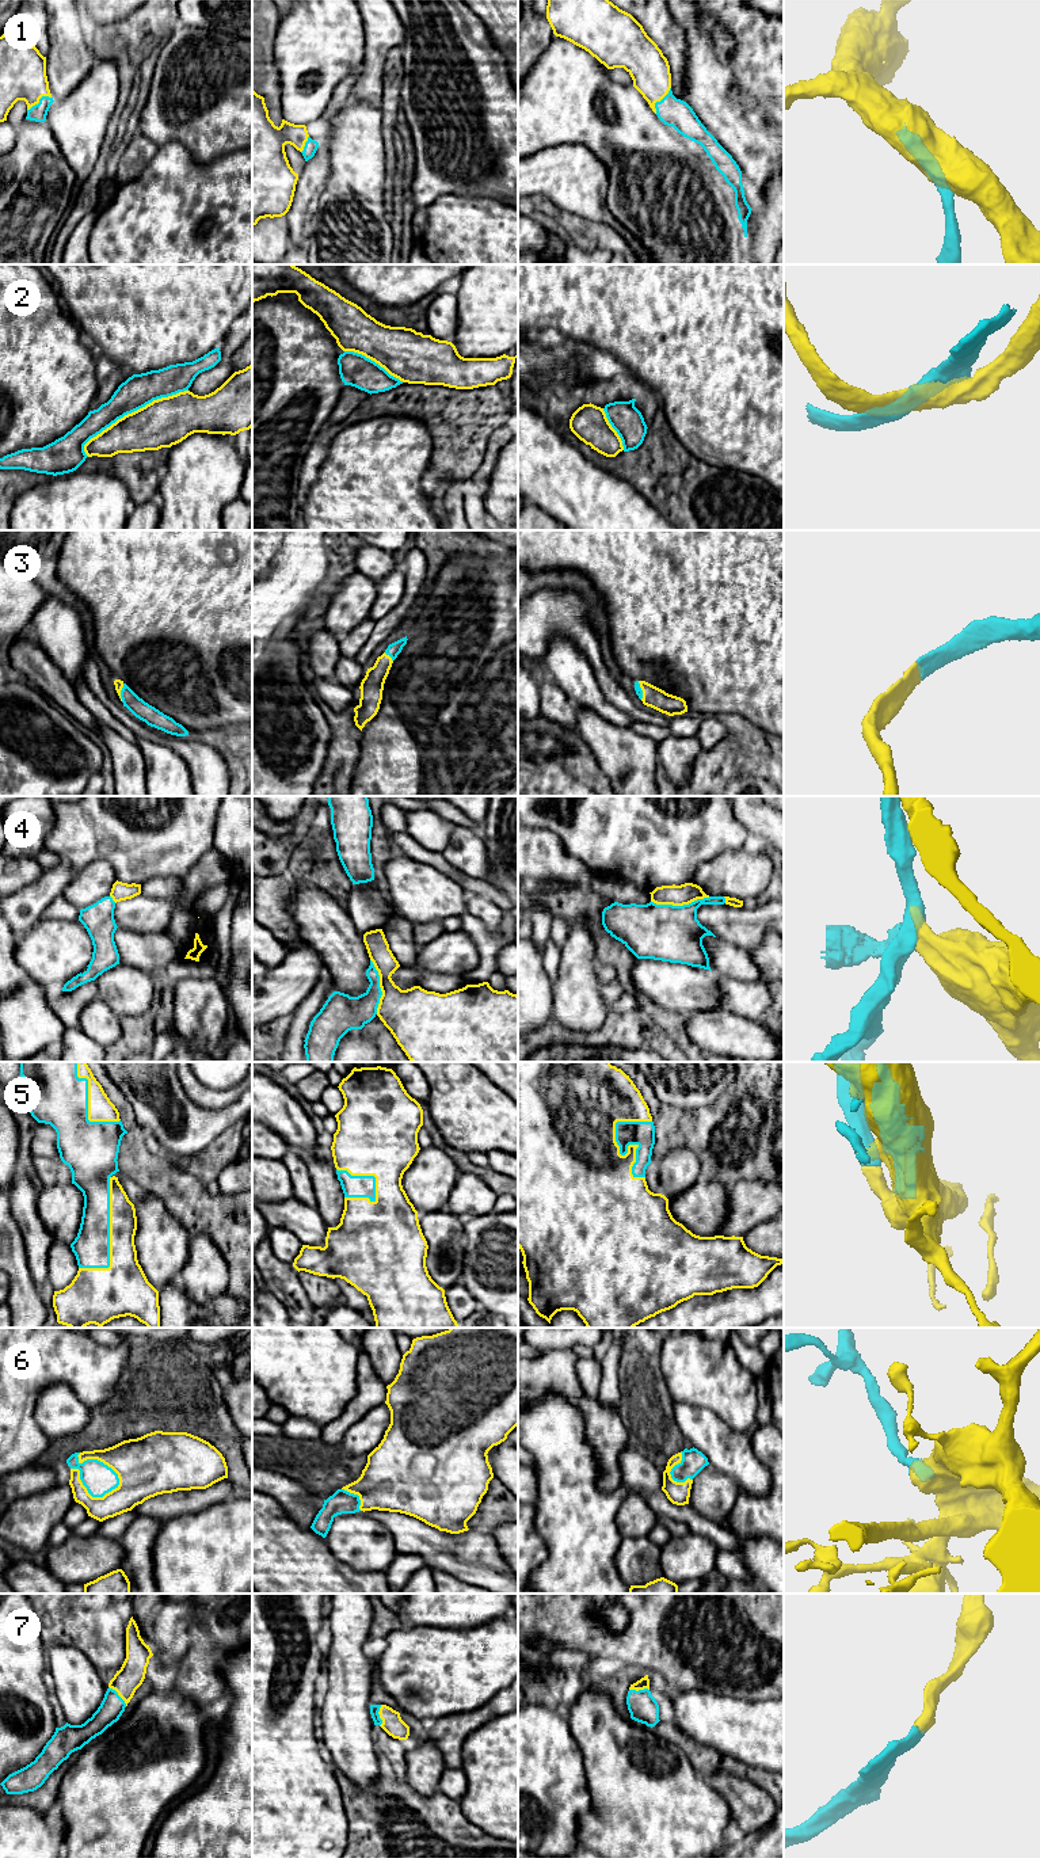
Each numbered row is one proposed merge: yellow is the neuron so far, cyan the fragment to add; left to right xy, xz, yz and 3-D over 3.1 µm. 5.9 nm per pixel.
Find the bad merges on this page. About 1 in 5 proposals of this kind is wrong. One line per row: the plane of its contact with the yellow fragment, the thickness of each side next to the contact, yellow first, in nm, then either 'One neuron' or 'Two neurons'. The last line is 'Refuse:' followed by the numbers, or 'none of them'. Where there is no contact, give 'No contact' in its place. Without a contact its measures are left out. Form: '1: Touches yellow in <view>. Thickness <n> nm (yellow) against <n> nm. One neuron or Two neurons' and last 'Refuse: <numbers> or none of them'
1: Touches yellow in yz. Thickness 240 nm (yellow) against 170 nm. One neuron
2: Touches yellow in xy. Thickness 280 nm (yellow) against 190 nm. One neuron
3: Touches yellow in xy. Thickness 50 nm (yellow) against 110 nm. One neuron
4: Touches yellow in yz. Thickness 130 nm (yellow) against 340 nm. Two neurons
5: Touches yellow in yz. Thickness 360 nm (yellow) against 140 nm. One neuron
6: Touches yellow in xy. Thickness 320 nm (yellow) against 180 nm. One neuron
7: Touches yellow in xy. Thickness 160 nm (yellow) against 140 nm. One neuron
Refuse: 4

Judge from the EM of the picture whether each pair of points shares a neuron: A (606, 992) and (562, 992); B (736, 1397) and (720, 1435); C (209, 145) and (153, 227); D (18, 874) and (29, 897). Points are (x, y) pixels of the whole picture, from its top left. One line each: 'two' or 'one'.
A: two
B: two
C: two
D: two

